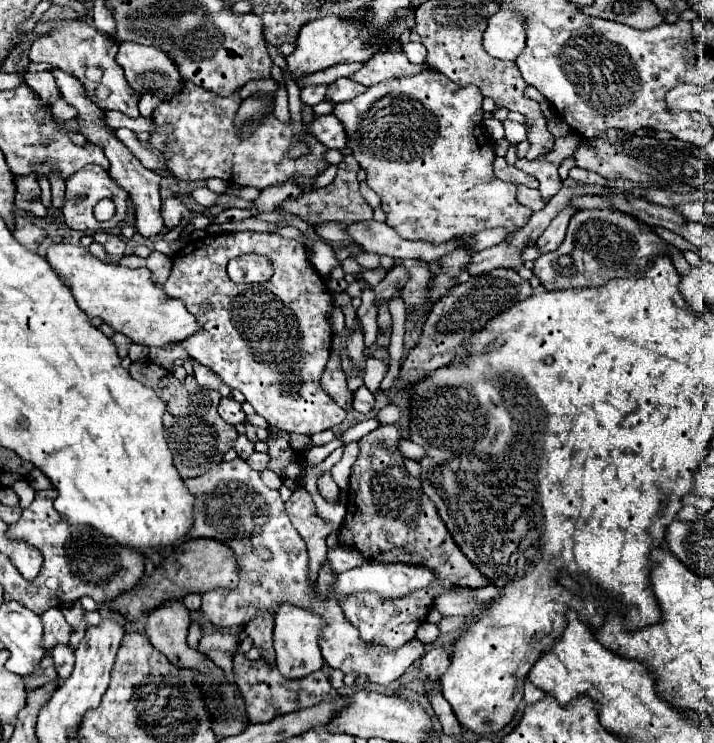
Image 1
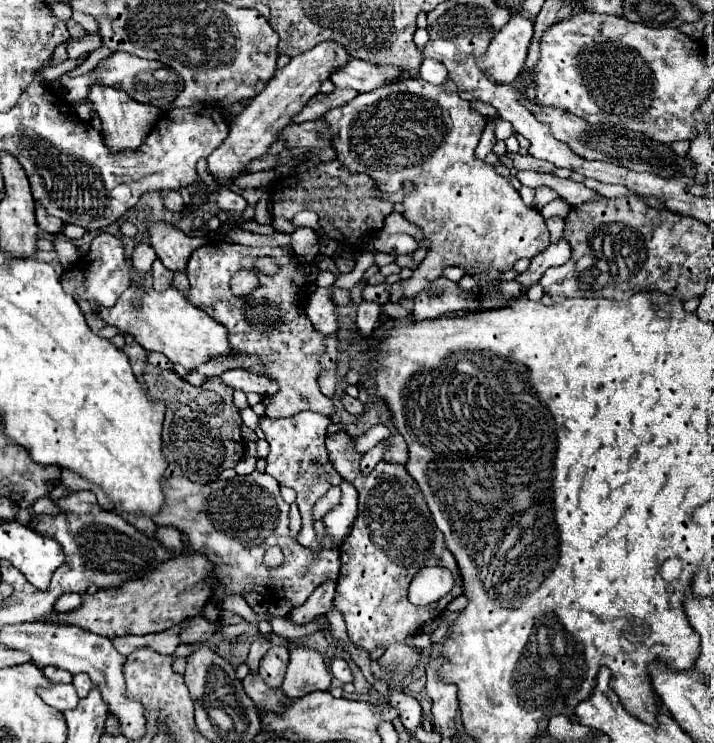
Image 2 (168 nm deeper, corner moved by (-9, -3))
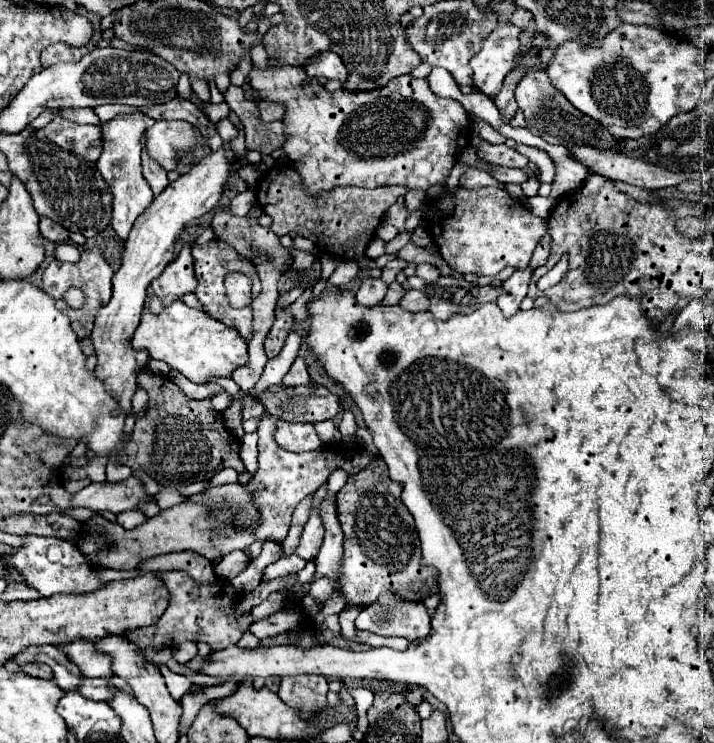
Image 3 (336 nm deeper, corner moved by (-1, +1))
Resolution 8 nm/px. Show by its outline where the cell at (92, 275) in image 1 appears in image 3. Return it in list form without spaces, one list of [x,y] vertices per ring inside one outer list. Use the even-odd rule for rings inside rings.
[[[182,301],[172,303],[160,315],[144,313],[132,337],[132,347],[146,349],[152,359],[164,361],[194,383],[208,383],[214,377],[232,377],[238,367],[248,363],[248,343],[234,327],[218,323],[218,319],[204,311],[190,309]]]

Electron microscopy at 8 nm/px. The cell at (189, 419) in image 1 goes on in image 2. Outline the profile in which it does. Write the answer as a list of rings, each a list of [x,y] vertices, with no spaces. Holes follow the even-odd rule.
[[[146,363],[144,383],[152,399],[162,399],[166,403],[166,419],[162,429],[162,447],[164,447],[164,455],[168,457],[166,477],[188,477],[190,481],[196,481],[196,483],[212,483],[220,477],[224,469],[236,467],[236,463],[244,457],[244,441],[240,435],[242,419],[232,403],[232,389],[226,387],[220,381],[220,377],[210,377],[200,387],[192,387],[174,371],[164,371]]]

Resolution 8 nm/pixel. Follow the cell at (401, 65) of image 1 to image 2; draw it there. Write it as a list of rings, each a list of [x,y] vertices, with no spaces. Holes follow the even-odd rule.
[[[350,59],[348,67],[344,67],[344,71],[336,71],[330,81],[340,89],[352,87],[358,93],[368,93],[378,87],[390,85],[400,75],[402,75],[400,67],[388,67],[388,65],[380,67],[376,63],[368,63],[362,59]]]

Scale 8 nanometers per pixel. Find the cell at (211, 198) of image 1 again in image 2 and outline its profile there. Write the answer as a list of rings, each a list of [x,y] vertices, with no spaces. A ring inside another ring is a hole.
[[[220,187],[218,195],[216,195],[216,207],[222,209],[222,211],[238,211],[242,213],[246,209],[246,199],[238,193],[234,193],[232,189],[228,187]]]

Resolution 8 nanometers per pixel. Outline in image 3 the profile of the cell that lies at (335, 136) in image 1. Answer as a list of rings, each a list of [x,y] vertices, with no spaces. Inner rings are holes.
[[[228,87],[224,93],[224,101],[228,103],[230,111],[234,111],[244,125],[246,133],[246,149],[258,151],[258,153],[270,153],[276,149],[282,149],[284,145],[284,125],[280,121],[264,123],[258,117],[256,105],[244,97],[244,91],[240,87]]]

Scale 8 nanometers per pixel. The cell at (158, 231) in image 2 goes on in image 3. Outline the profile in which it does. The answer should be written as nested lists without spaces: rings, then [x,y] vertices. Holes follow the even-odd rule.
[[[186,243],[184,249],[180,251],[180,255],[162,271],[162,275],[158,279],[152,281],[154,295],[162,301],[164,307],[178,301],[186,293],[196,291],[198,281],[196,281],[192,267],[194,267],[194,259],[190,253],[190,245]]]

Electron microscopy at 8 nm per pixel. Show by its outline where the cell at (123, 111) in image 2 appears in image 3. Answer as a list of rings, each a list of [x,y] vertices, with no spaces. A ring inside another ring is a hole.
[[[134,113],[134,115],[118,115],[108,123],[102,123],[102,137],[104,137],[104,151],[102,157],[98,159],[98,171],[102,173],[104,181],[108,183],[112,191],[112,229],[118,233],[122,241],[128,239],[130,229],[134,227],[136,219],[152,205],[154,195],[146,179],[142,177],[142,167],[140,167],[140,137],[142,133],[156,123],[152,117],[144,113]]]

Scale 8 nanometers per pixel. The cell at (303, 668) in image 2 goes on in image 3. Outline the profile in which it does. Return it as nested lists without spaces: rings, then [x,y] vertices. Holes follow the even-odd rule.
[[[296,675],[284,677],[278,697],[290,707],[298,709],[300,719],[312,719],[312,715],[324,711],[328,695],[328,679],[320,675]]]

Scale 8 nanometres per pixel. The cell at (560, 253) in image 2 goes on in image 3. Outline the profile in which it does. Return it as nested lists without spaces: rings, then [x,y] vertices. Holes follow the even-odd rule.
[[[518,269],[518,271],[514,271],[514,275],[510,279],[504,281],[502,295],[496,301],[498,307],[502,309],[504,317],[510,317],[520,309],[520,303],[528,291],[530,277],[532,277],[532,269]]]

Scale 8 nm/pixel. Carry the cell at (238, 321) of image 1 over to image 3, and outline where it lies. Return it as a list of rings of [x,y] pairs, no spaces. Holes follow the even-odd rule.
[[[212,239],[204,245],[198,245],[196,243],[196,279],[198,279],[198,289],[196,289],[196,297],[200,299],[200,303],[204,307],[208,307],[208,315],[212,315],[214,319],[234,327],[240,331],[240,335],[248,341],[252,337],[252,309],[250,307],[242,307],[242,309],[234,309],[230,307],[228,303],[228,297],[224,293],[224,277],[228,273],[244,273],[252,279],[252,299],[256,299],[262,291],[260,287],[260,279],[258,279],[258,273],[256,269],[252,267],[250,261],[246,259],[240,259],[240,255],[236,253],[234,247],[230,247],[228,243],[220,241],[220,239]]]

